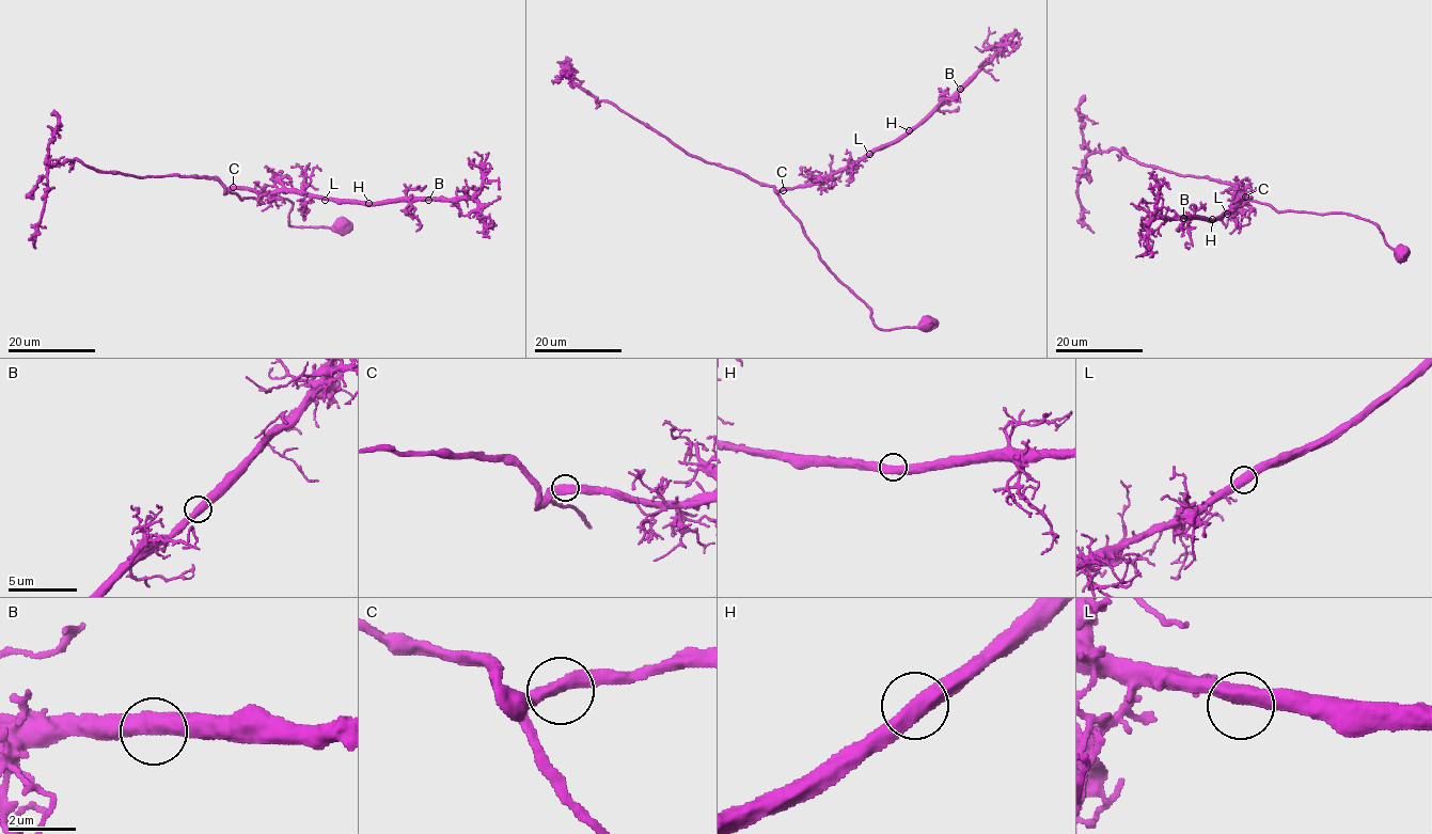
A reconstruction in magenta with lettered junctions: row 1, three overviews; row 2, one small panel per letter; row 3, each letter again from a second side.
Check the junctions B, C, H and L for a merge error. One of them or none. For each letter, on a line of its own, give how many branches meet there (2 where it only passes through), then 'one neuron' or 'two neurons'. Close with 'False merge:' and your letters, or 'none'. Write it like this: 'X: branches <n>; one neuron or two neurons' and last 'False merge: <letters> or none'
B: branches 2; one neuron
C: branches 2; one neuron
H: branches 2; one neuron
L: branches 2; one neuron
False merge: none

